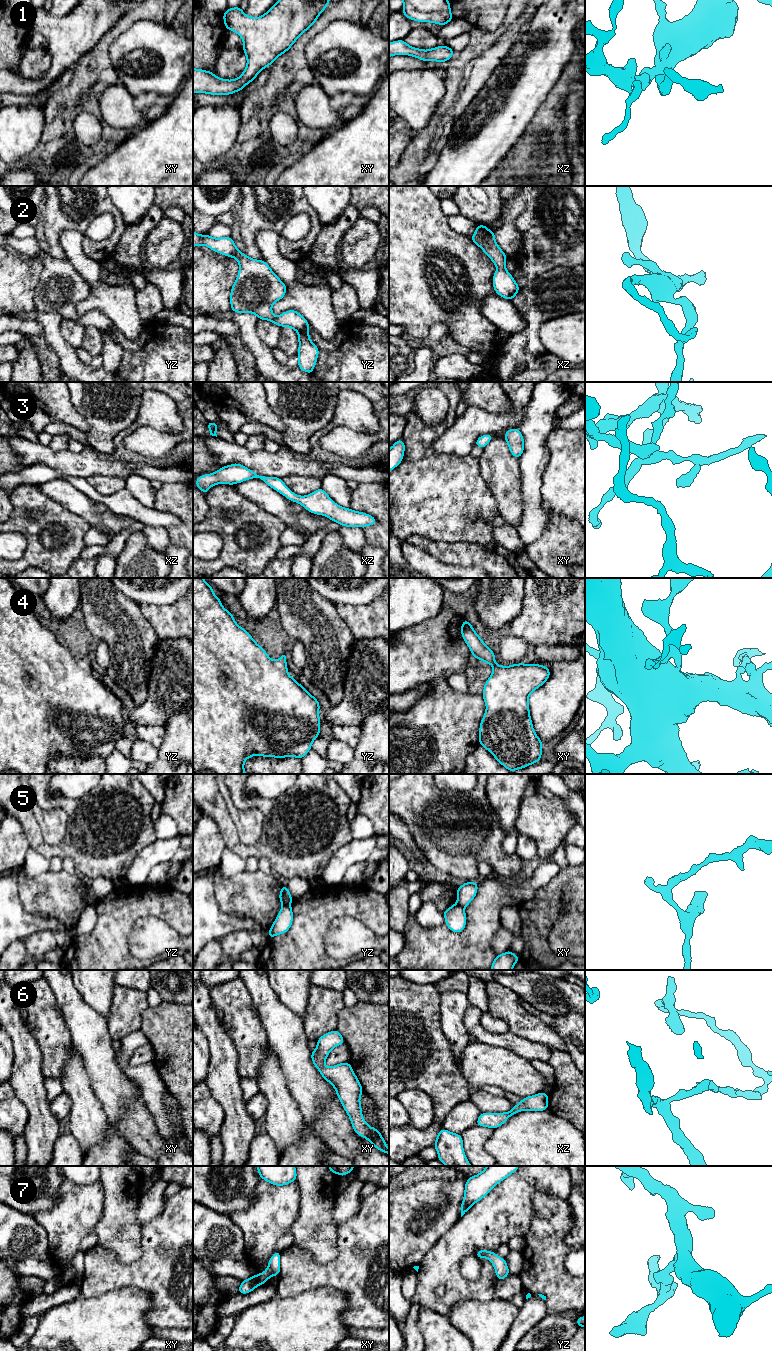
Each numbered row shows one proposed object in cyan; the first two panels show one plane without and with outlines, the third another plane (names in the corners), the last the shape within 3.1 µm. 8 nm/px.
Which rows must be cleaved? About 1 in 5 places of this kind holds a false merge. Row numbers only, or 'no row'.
5

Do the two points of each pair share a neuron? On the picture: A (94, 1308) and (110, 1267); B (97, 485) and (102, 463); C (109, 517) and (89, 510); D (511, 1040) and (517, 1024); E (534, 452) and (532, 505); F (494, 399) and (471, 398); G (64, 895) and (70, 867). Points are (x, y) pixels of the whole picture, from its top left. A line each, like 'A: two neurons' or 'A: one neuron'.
A: two neurons
B: two neurons
C: one neuron
D: two neurons
E: one neuron
F: one neuron
G: two neurons

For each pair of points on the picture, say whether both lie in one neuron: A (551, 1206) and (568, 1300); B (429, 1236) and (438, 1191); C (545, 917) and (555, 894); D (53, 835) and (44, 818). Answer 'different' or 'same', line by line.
A: same
B: same
C: same
D: same

